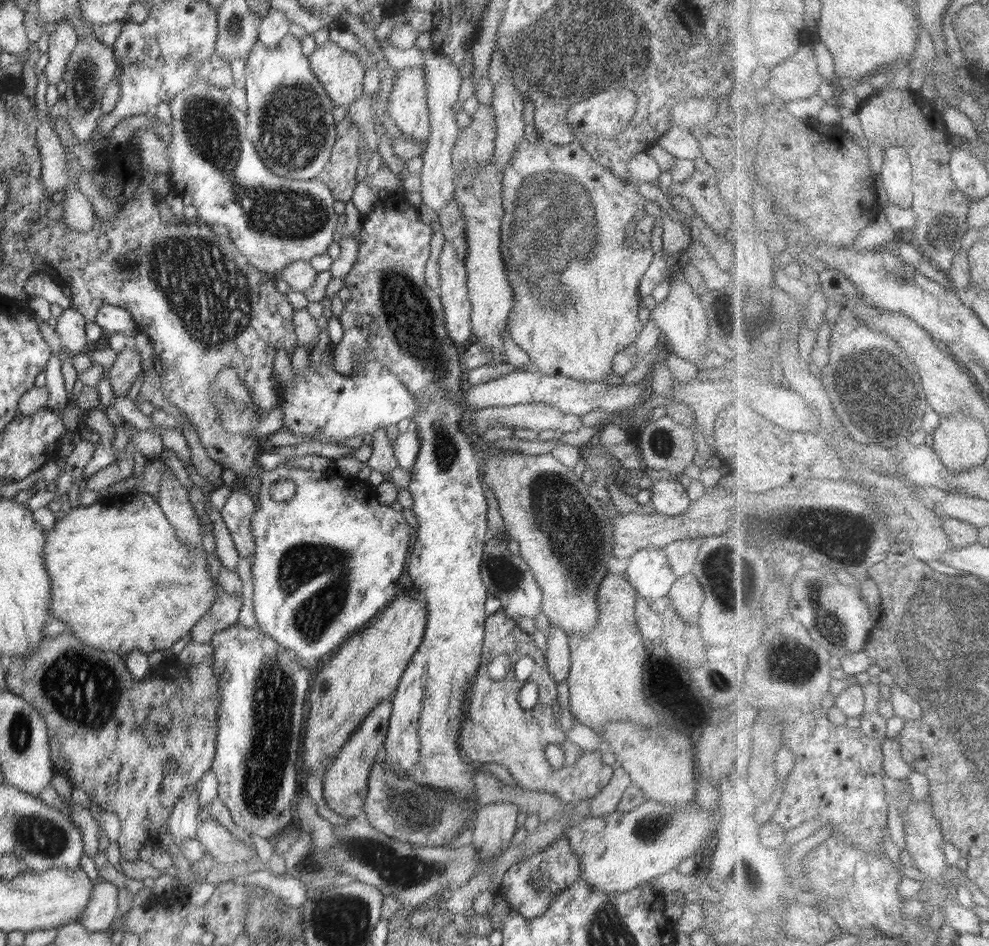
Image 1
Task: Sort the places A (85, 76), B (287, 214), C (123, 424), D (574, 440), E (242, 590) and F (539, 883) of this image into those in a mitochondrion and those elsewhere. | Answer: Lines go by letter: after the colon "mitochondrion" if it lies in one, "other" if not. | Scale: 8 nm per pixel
A: mitochondrion
B: mitochondrion
C: other
D: other
E: other
F: mitochondrion

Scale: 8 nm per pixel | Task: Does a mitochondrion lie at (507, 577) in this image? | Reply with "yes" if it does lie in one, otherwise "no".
yes

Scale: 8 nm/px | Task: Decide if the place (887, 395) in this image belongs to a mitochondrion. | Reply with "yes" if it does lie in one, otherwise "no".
yes

